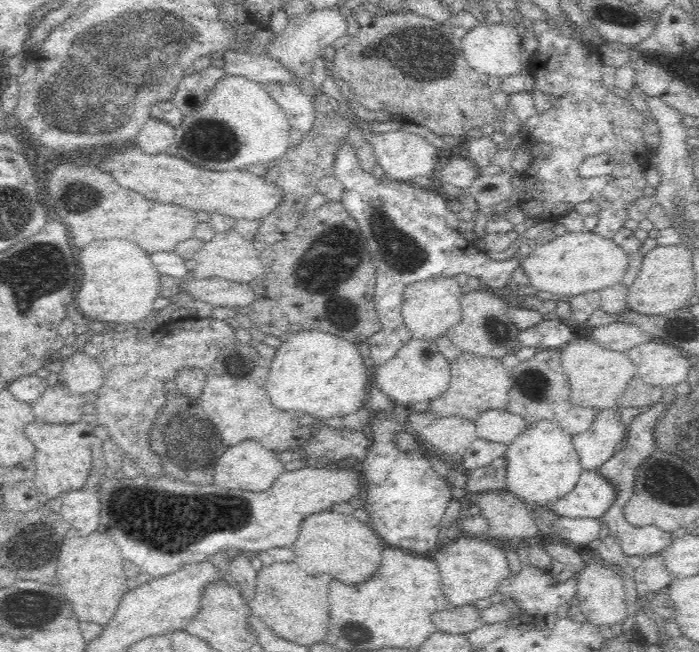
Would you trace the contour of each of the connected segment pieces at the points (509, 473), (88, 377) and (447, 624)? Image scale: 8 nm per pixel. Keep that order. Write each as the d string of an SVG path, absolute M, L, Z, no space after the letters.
M546 419L527 424L523 433L506 447L506 489L529 507L547 507L550 502L568 496L584 471L573 441L558 424Z
M75 351L64 362L58 380L78 396L97 392L103 383L103 370L96 358L84 351Z
M473 604L441 610L432 614L431 621L438 631L464 635L474 632L486 623L481 617L481 611Z

